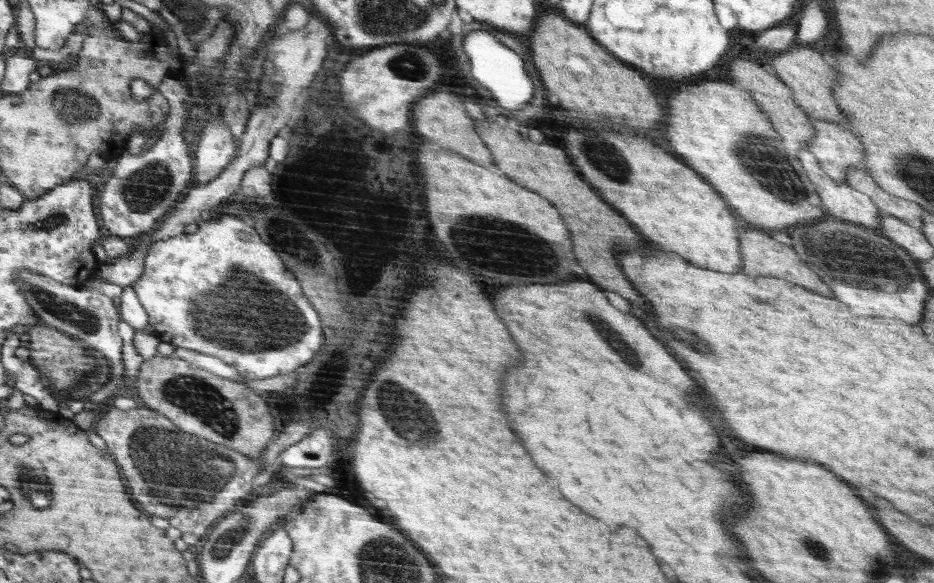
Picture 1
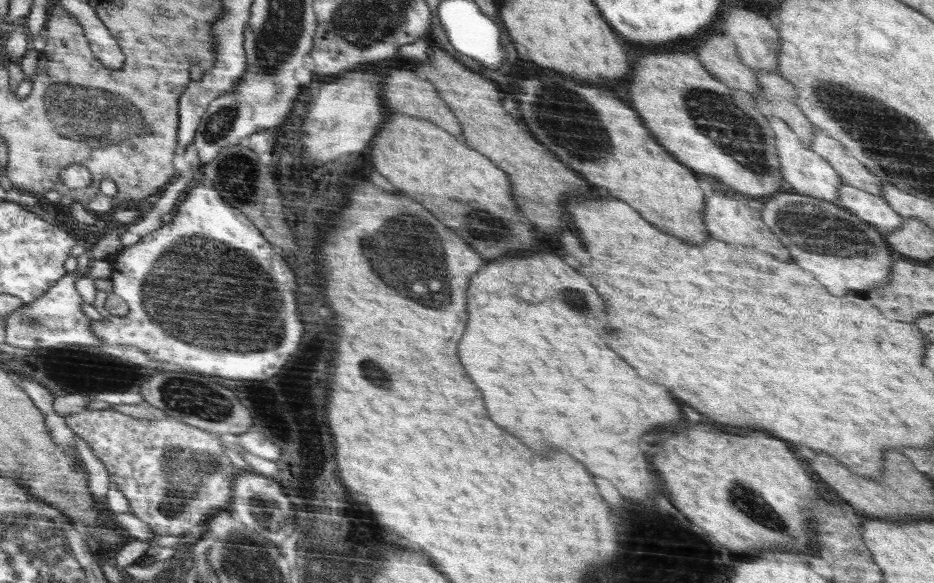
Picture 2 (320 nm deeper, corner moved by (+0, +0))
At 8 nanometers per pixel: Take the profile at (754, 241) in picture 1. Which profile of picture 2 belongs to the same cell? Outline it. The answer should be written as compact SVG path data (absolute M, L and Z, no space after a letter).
M716 186L714 194L710 198L706 198L706 210L704 210L704 226L706 230L722 240L722 242L730 242L730 244L744 244L744 246L754 246L754 248L760 248L760 250L766 250L770 254L774 254L776 258L782 258L784 262L792 262L788 250L780 244L780 240L768 230L768 226L764 224L763 220L760 220L760 212L757 209L750 208L744 200L742 194L736 194L734 190L730 188L720 188Z

